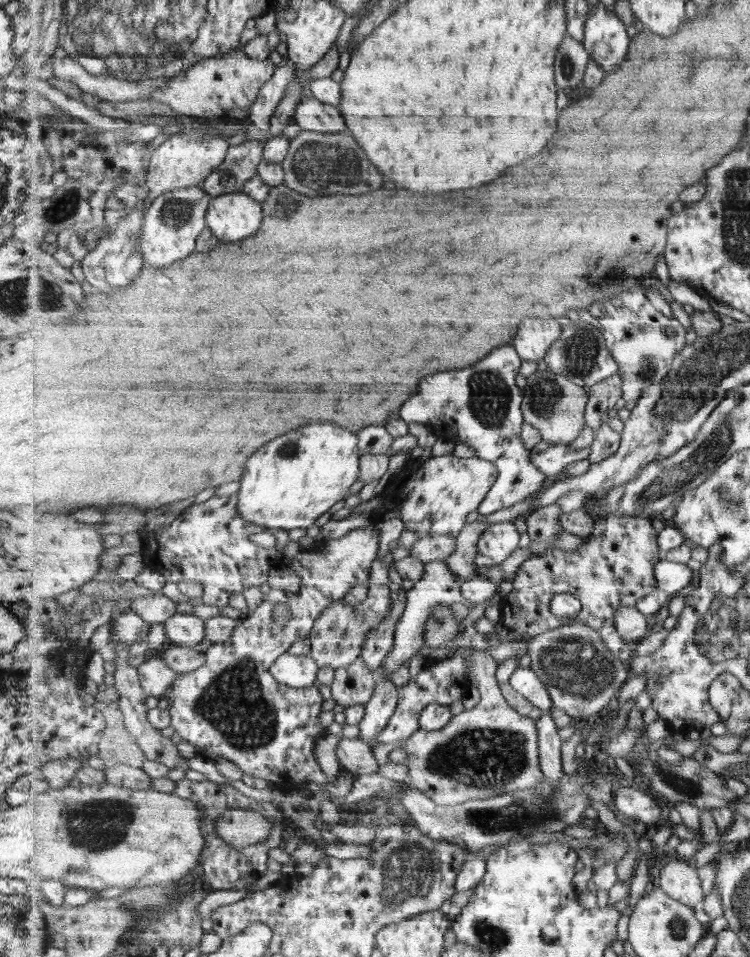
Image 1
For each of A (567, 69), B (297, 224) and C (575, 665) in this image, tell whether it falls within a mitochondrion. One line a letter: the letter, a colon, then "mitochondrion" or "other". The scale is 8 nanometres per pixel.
A: mitochondrion
B: other
C: mitochondrion

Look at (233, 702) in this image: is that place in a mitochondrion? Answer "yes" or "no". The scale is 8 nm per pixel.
yes

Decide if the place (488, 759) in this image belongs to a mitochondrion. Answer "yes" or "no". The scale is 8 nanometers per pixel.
yes

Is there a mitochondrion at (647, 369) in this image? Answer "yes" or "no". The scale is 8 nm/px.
yes

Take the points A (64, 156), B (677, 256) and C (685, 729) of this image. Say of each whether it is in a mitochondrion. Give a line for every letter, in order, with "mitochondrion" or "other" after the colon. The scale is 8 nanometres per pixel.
A: other
B: other
C: other

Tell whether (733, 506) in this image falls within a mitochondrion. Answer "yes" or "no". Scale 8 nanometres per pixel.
yes

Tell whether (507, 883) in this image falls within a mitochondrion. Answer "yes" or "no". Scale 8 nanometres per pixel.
no

